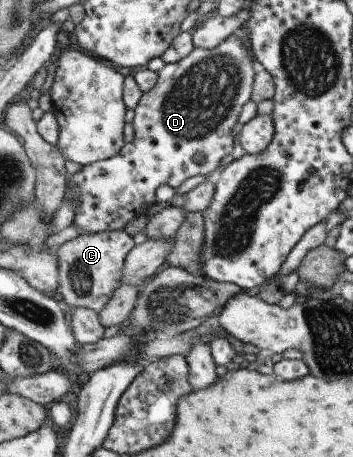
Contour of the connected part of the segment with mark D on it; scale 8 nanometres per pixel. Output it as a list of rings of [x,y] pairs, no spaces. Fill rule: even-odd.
[[[234,33],[216,49],[195,47],[188,57],[178,63],[168,64],[159,71],[156,87],[143,94],[142,101],[134,110],[131,121],[134,139],[114,157],[90,165],[70,176],[66,197],[76,203],[74,227],[87,234],[123,230],[128,221],[144,215],[147,207],[158,203],[158,187],[169,185],[178,189],[186,179],[194,175],[208,175],[222,168],[222,159],[230,155],[234,147],[234,125],[242,113],[242,107],[253,98],[257,58],[251,43],[244,36]],[[204,155],[206,161],[198,163],[196,157]]]

